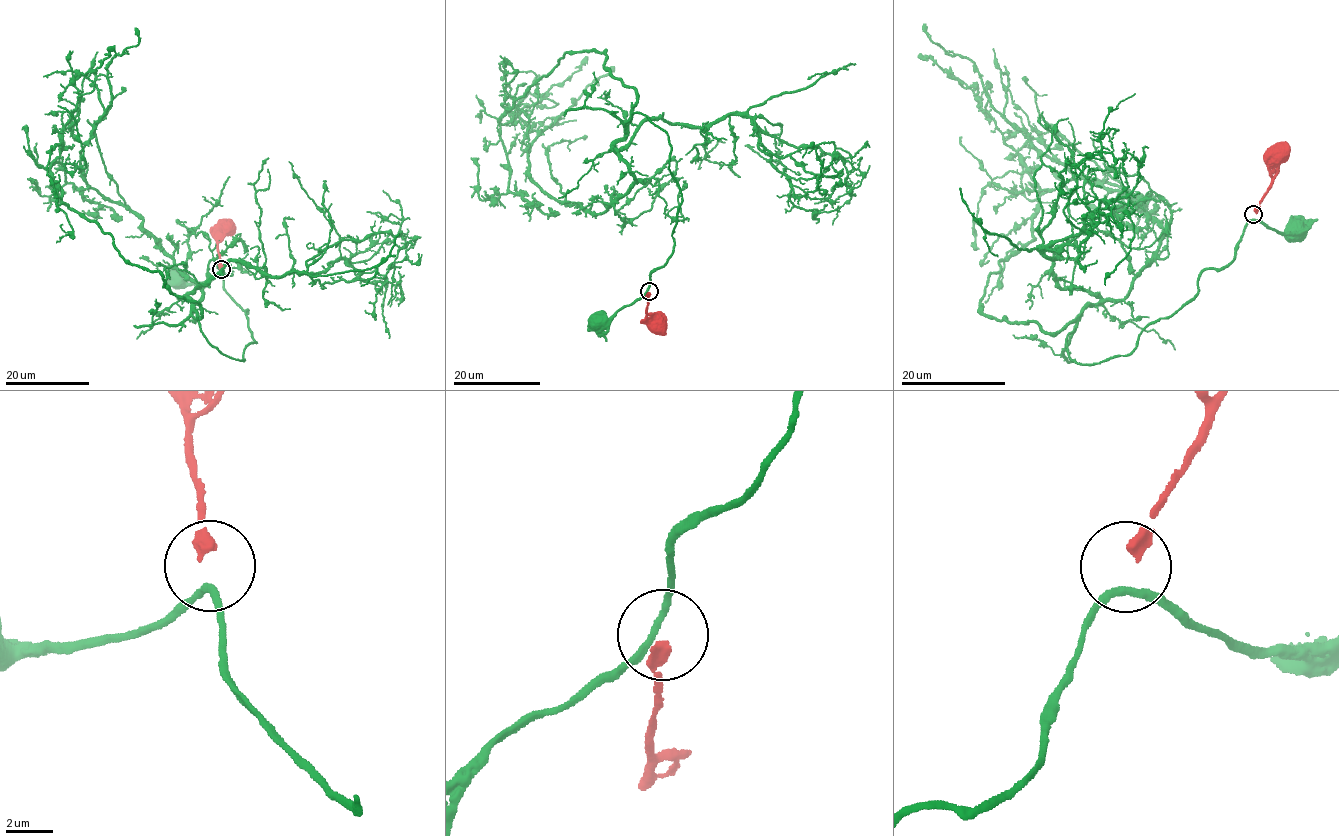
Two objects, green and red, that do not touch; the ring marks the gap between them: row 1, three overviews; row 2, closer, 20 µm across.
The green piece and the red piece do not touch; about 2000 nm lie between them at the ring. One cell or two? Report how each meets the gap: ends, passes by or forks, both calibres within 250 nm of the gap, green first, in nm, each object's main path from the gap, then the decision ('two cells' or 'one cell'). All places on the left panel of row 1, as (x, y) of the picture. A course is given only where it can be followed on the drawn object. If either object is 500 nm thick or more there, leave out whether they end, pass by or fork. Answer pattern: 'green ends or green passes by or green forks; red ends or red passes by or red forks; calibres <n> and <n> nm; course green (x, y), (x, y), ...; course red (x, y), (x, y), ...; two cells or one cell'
green passes by; red ends; calibres 280 and 480 nm; course green (221, 273), (213, 279), (188, 284), (177, 275), (176, 278); course red (221, 267), (218, 245), (226, 227); two cells

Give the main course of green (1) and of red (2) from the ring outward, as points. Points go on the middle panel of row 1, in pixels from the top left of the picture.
1: (648, 290), (606, 319), (598, 319)
2: (649, 293), (647, 314), (657, 324)

